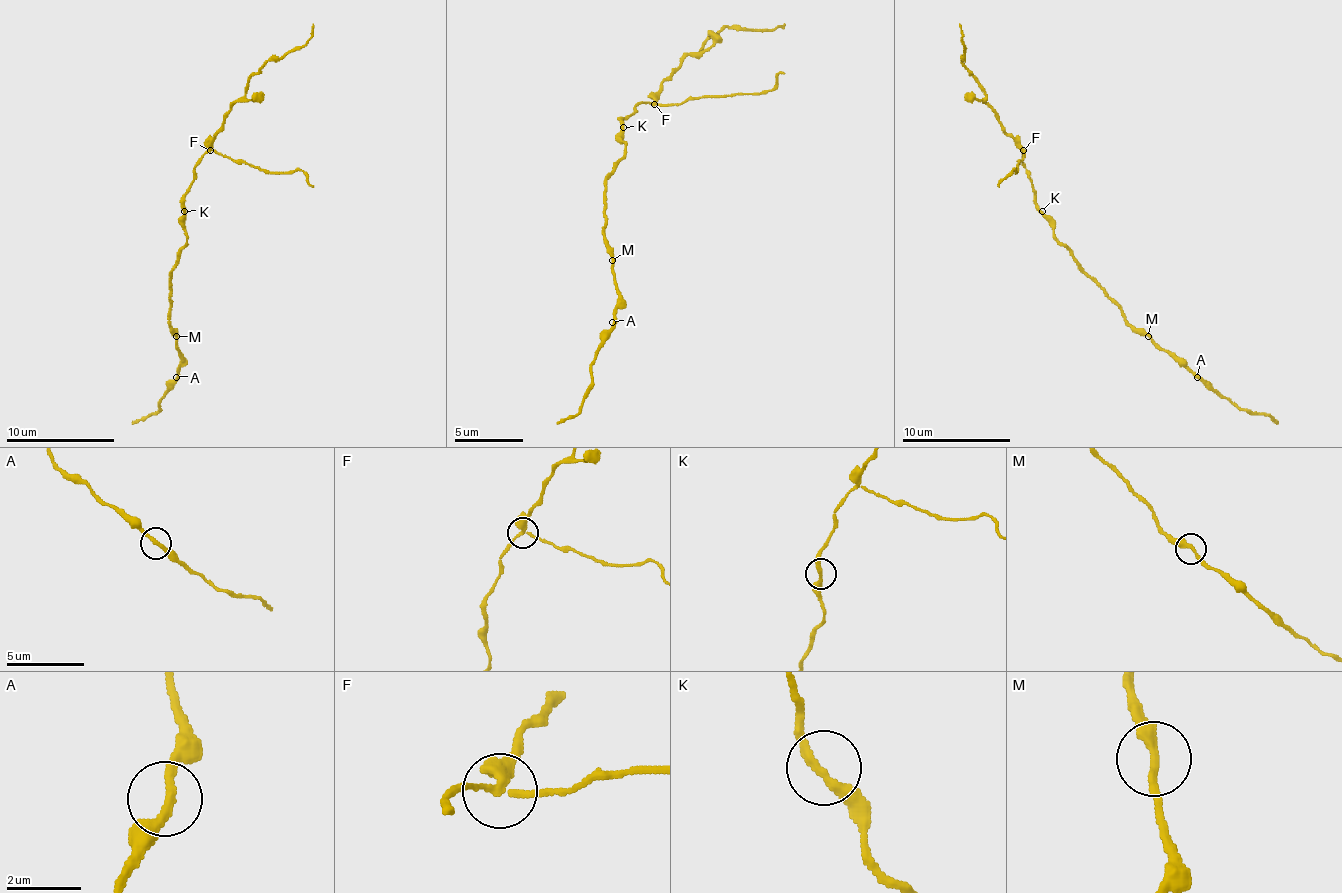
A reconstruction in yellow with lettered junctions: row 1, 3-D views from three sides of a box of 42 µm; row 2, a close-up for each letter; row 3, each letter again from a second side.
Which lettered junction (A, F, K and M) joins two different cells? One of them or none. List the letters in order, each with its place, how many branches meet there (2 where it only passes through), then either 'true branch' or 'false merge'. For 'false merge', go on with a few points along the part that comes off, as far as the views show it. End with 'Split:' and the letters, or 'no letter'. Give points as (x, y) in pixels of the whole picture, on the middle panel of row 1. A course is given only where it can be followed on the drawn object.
A: place (612, 322); branches 2; true branch
F: place (654, 104); branches 3; false merge; course (653, 103), (770, 89), (783, 72)
K: place (623, 127); branches 2; true branch
M: place (612, 260); branches 2; true branch
Split: F

